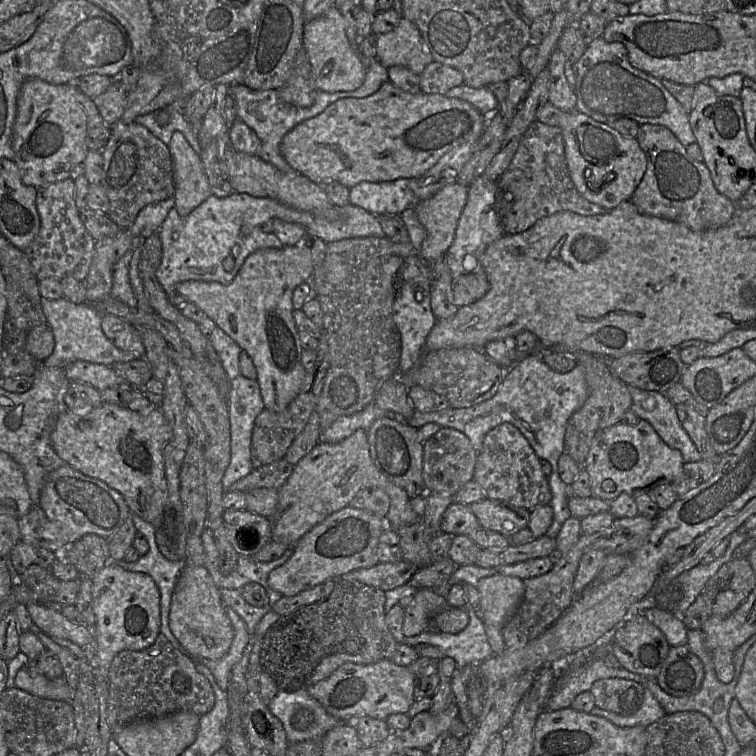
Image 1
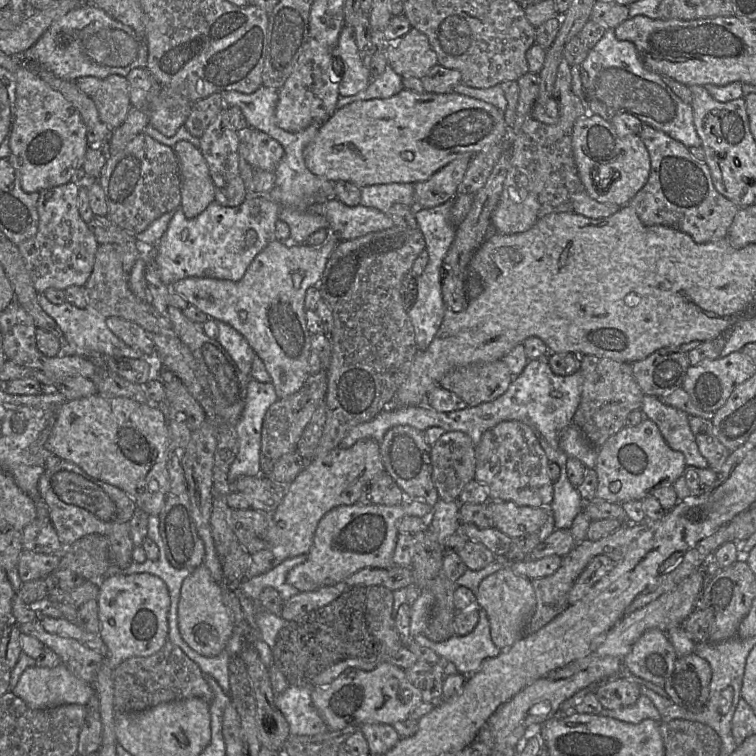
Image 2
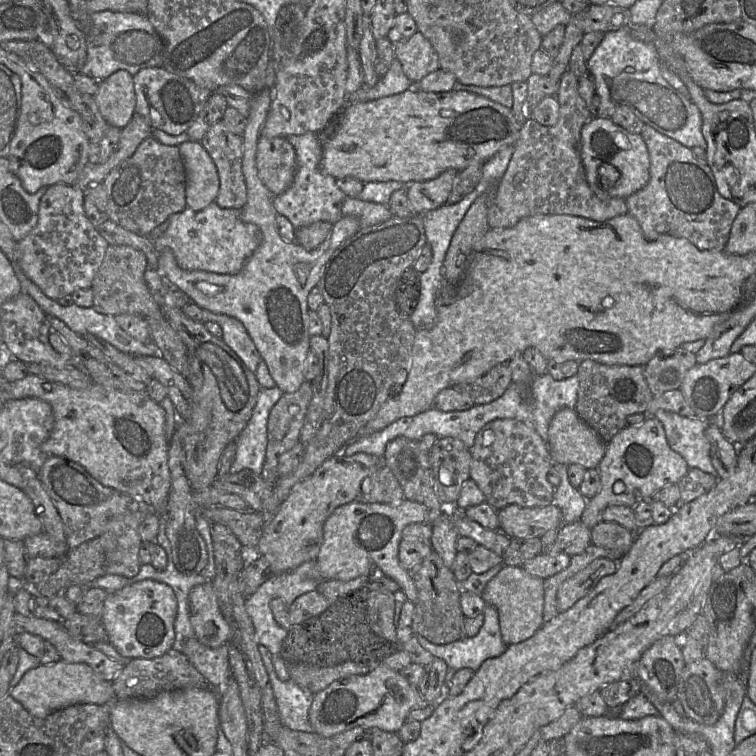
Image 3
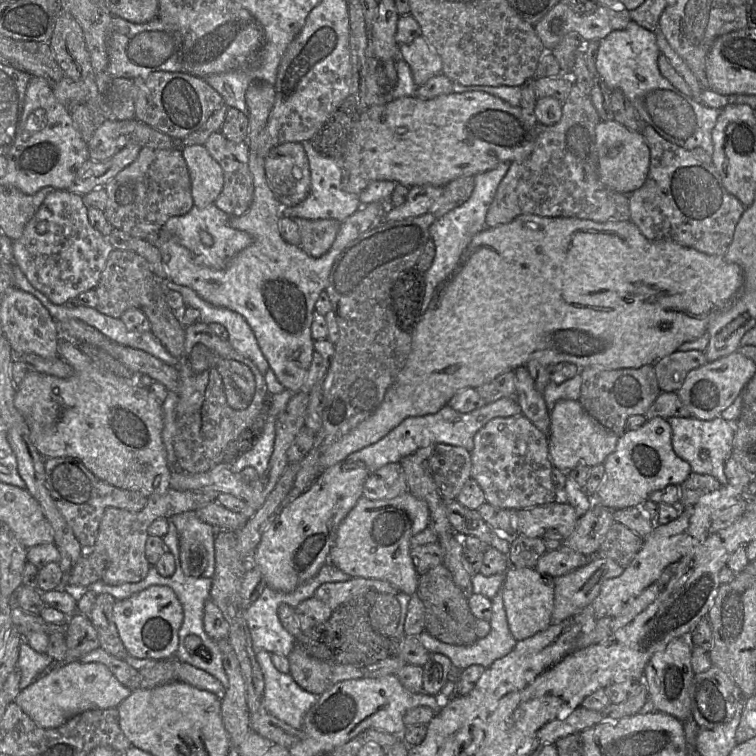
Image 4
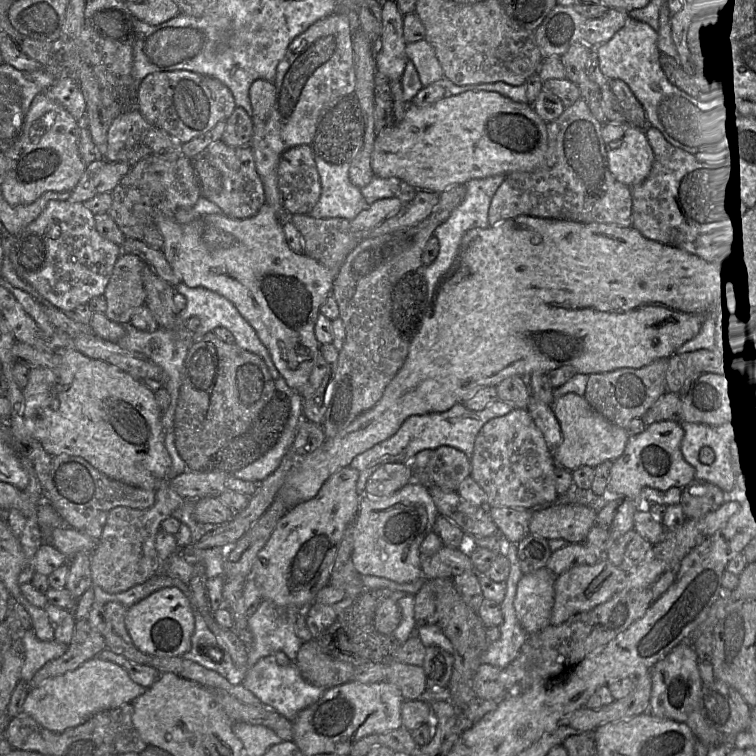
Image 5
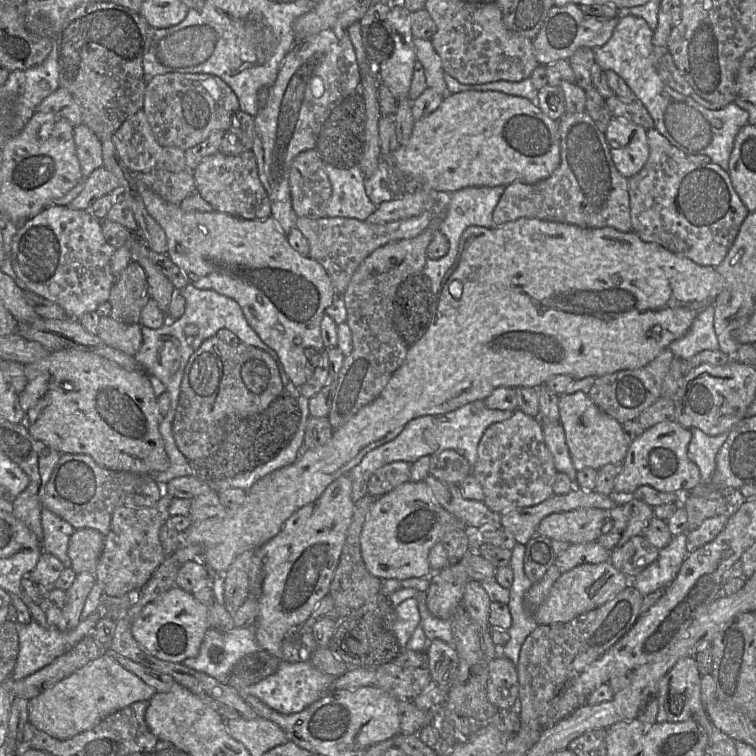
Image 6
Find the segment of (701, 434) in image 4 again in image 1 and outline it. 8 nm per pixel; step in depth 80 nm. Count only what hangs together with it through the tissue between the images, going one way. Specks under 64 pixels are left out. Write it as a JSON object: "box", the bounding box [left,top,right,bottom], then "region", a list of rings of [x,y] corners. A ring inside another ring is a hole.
{"box":[628,385,703,463],"region":[[[628,385],[632,397],[631,410],[640,420],[649,422],[660,438],[681,452],[685,463],[703,460],[700,452],[682,427],[675,405],[656,391],[645,391]]]}

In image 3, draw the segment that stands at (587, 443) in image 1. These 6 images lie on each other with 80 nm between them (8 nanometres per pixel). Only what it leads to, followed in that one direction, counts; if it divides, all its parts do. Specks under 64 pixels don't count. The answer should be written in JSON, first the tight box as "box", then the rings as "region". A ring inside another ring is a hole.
{"box":[574,360,653,443],"region":[[[594,360],[579,362],[579,389],[574,410],[606,443],[625,428],[626,417],[645,413],[653,399],[644,377],[643,366],[605,365]]]}

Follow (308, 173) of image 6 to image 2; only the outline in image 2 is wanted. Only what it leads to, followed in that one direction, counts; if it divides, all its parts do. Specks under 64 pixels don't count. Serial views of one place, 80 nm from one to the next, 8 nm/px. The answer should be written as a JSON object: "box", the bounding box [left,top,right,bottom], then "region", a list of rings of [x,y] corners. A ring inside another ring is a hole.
{"box":[240,127,284,172],"region":[[[247,127],[240,133],[240,158],[254,169],[275,172],[284,155],[282,145],[264,132]]]}

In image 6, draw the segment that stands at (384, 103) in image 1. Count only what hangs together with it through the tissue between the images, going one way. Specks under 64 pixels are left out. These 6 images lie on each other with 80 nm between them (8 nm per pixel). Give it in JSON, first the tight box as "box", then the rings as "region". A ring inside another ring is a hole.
{"box":[392,91,560,195],"region":[[[465,91],[456,94],[445,96],[440,106],[427,117],[414,122],[411,137],[406,145],[400,145],[392,153],[393,164],[407,178],[416,178],[423,181],[426,188],[436,194],[446,195],[465,187],[495,187],[504,185],[507,186],[514,182],[525,184],[534,184],[540,180],[549,177],[560,163],[560,138],[558,132],[558,121],[552,120],[546,116],[541,109],[530,100],[505,94],[499,91]]]}

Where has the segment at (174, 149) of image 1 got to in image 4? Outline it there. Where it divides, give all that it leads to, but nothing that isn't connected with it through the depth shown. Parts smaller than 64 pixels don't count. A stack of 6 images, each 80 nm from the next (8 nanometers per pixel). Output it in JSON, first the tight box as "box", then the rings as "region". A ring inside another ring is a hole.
{"box":[181,145,223,208],"region":[[[204,145],[181,149],[190,173],[194,205],[205,208],[213,204],[222,191],[223,170]]]}

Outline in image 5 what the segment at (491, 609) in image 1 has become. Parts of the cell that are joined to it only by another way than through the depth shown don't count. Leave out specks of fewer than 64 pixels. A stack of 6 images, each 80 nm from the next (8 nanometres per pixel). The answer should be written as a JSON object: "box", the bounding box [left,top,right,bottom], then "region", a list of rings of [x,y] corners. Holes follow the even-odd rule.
{"box":[513,567,557,634],"region":[[[544,567],[523,574],[519,580],[513,607],[518,622],[527,634],[550,625],[556,579],[557,575]]]}

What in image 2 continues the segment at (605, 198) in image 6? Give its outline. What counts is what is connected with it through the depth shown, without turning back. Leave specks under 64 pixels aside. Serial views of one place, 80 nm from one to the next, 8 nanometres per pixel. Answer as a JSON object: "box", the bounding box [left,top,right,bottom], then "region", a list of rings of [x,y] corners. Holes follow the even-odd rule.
{"box":[490,58,621,235],"region":[[[565,58],[558,66],[552,97],[559,107],[559,121],[555,125],[547,125],[529,117],[511,141],[510,166],[490,216],[494,232],[505,235],[522,233],[551,213],[567,212],[598,219],[609,217],[621,208],[593,200],[579,178],[572,150],[572,132],[575,122],[588,112],[572,91],[570,65]]]}

